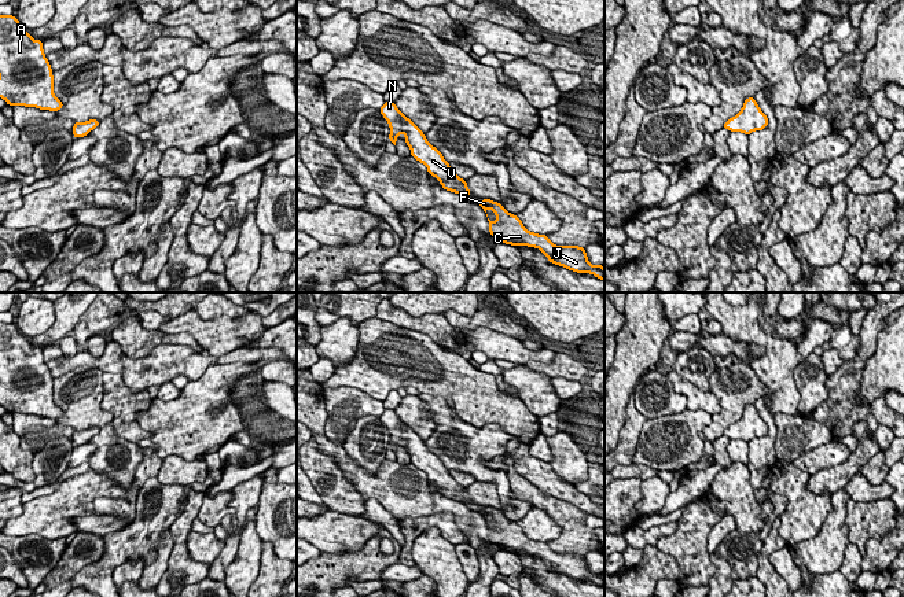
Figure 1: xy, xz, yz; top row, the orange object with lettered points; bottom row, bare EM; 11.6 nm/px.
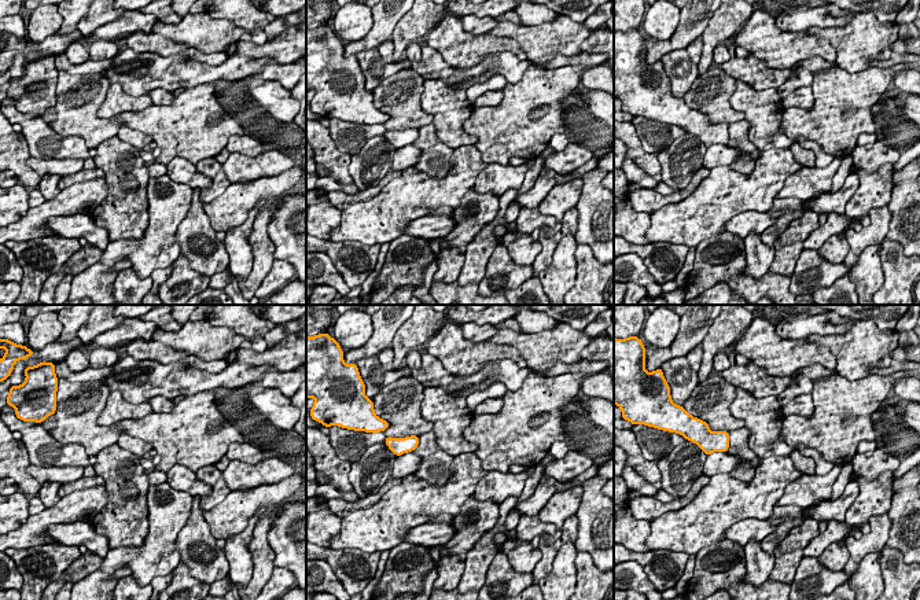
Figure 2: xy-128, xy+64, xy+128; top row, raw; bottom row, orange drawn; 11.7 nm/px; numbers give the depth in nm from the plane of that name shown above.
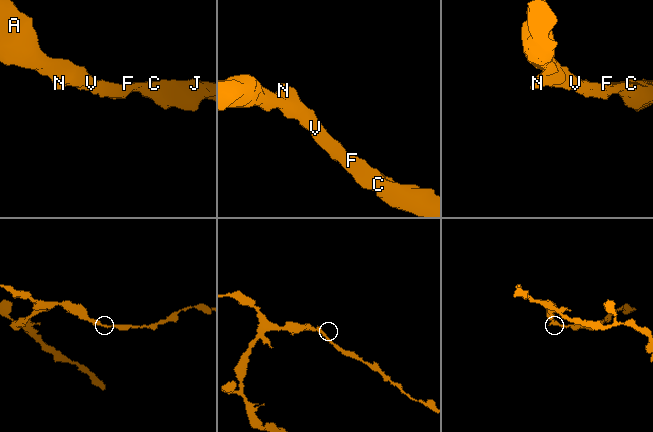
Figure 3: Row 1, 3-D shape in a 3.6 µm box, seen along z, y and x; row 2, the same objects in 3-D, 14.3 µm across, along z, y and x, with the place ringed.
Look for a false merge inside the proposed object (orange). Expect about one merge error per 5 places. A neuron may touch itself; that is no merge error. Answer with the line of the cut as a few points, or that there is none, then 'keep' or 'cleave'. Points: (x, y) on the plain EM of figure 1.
cut none; keep

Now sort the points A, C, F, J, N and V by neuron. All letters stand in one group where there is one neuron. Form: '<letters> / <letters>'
A C F J N V

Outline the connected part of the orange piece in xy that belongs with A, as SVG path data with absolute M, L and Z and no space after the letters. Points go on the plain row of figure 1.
M0 323L0 405L8 413L58 419L63 409L54 402L54 384L44 362L43 347L33 347L16 324Z

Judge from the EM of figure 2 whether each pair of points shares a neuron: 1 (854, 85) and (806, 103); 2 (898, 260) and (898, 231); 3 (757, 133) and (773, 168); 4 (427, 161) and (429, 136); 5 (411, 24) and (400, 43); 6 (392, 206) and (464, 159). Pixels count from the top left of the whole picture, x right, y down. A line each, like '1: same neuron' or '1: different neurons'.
1: different neurons
2: different neurons
3: different neurons
4: same neuron
5: same neuron
6: same neuron

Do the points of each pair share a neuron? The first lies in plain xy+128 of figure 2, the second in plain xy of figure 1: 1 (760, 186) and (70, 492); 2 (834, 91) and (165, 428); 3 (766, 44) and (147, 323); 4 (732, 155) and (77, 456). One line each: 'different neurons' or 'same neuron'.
1: same neuron
2: same neuron
3: different neurons
4: same neuron

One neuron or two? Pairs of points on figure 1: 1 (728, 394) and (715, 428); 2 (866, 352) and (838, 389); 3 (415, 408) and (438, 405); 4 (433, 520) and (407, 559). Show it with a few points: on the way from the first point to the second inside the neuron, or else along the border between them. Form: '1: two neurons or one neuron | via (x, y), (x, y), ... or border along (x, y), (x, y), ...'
1: one neuron | via (728, 402), (728, 415), (723, 420)
2: one neuron | via (857, 361), (846, 379)
3: two neurons | border along (416, 395), (429, 406), (429, 415), (434, 422)
4: one neuron | via (422, 524), (410, 537), (407, 548)

